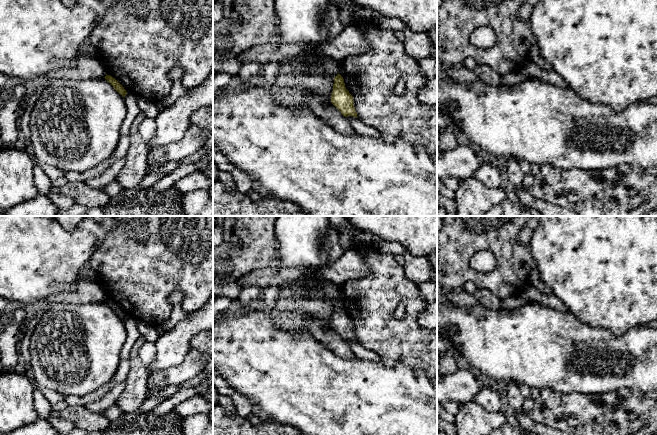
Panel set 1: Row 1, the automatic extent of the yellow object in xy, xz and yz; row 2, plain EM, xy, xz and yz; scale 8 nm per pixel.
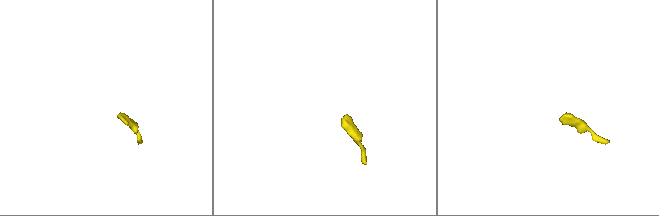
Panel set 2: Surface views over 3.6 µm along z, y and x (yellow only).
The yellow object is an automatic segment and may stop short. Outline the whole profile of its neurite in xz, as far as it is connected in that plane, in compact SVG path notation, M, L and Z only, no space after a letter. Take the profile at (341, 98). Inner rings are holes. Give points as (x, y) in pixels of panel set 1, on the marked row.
M327 56L322 58L321 71L334 77L333 91L331 95L332 104L342 113L343 116L353 116L358 118L354 107L353 96L345 87L344 79L339 74L339 62Z

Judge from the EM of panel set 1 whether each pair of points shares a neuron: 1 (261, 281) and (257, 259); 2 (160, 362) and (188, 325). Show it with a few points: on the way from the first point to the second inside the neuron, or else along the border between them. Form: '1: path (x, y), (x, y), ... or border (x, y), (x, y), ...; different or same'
1: border (274, 264), (268, 267), (256, 268), (238, 279); different
2: path (169, 353), (182, 334); same

